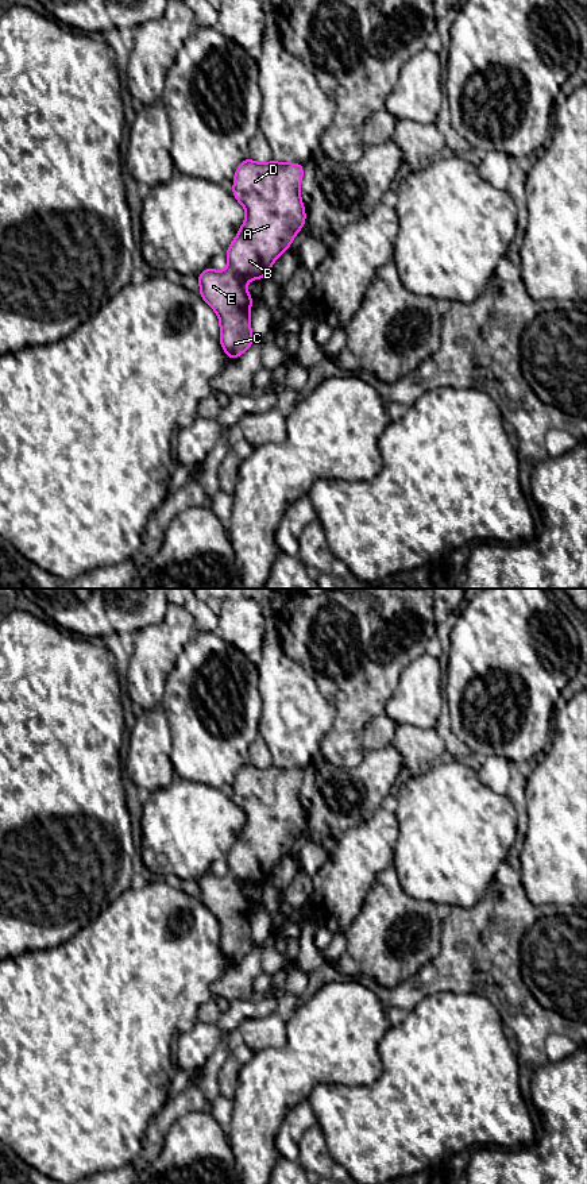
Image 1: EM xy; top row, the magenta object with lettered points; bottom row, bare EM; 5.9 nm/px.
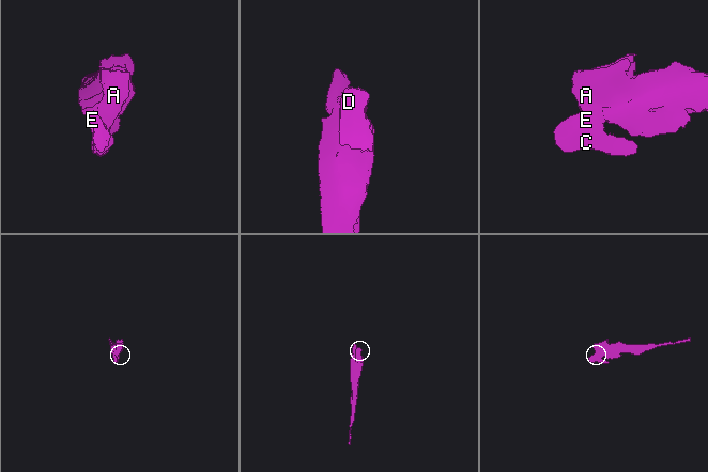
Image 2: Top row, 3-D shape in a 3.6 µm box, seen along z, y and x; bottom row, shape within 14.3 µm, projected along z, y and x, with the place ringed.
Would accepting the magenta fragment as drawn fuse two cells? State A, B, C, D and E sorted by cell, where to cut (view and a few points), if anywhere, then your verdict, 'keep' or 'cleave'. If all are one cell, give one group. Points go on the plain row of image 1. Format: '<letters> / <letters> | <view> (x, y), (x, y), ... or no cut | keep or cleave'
A B C D E | no cut | keep

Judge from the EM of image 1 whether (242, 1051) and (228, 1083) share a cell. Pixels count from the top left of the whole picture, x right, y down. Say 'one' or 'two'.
one

